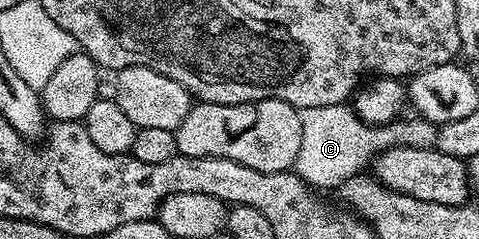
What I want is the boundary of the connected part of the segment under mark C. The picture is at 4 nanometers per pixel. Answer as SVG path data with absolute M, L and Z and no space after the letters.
M338 103L324 107L305 107L299 111L301 121L301 149L297 149L295 174L301 176L312 188L342 185L347 179L360 174L381 151L390 147L426 147L435 141L436 124L418 117L400 117L394 123L378 126L367 123L355 114L350 106Z

